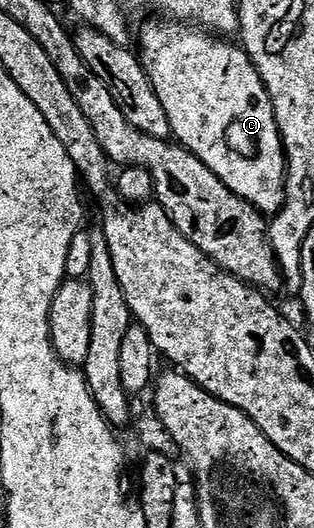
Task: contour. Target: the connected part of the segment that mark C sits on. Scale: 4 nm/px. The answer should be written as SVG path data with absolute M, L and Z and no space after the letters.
M168 19L148 21L140 29L140 66L146 71L166 119L170 119L172 137L183 145L234 195L246 199L260 213L275 215L284 205L284 175L286 162L284 144L278 131L274 107L254 63L239 44L231 45L231 40L221 39L211 32L188 23L173 23Z

